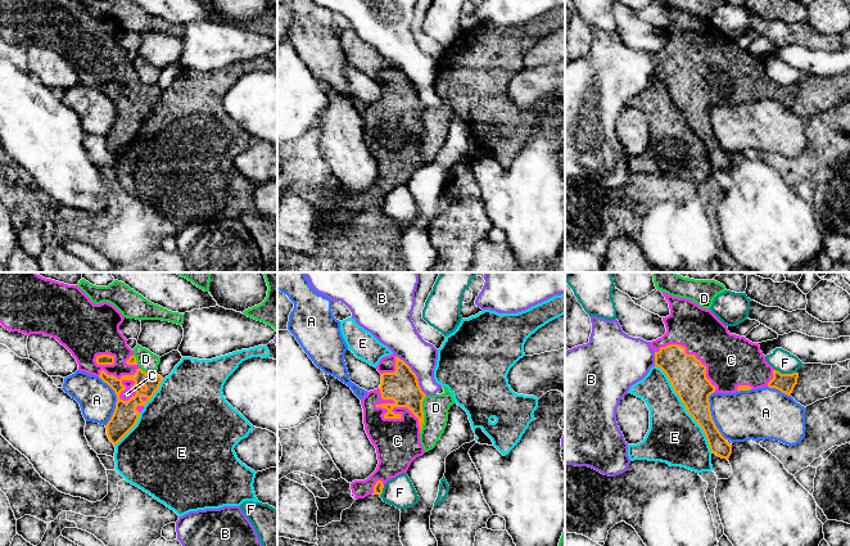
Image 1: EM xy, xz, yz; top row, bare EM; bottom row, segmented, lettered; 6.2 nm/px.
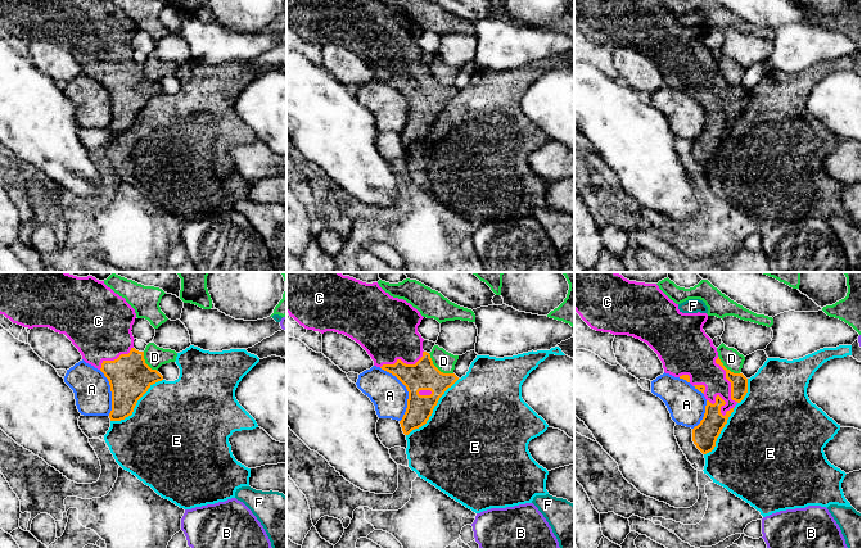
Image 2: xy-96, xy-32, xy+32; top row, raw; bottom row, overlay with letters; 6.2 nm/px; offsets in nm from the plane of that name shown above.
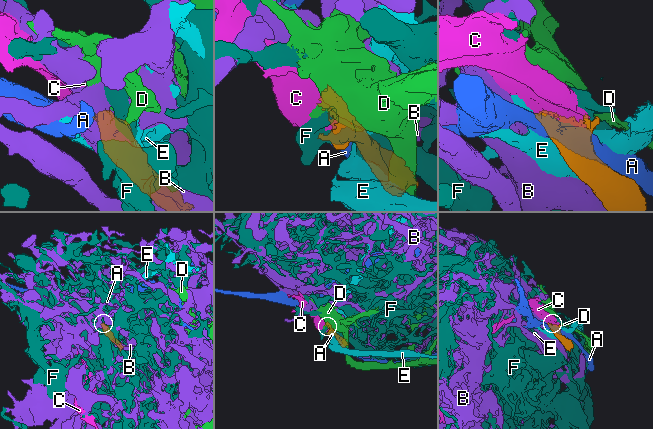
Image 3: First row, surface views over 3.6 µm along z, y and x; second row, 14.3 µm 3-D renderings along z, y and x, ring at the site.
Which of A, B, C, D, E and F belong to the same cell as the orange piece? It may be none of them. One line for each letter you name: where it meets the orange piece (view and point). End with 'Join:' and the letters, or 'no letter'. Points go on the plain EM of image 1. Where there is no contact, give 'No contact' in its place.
C: Touches orange at xz (394, 130)
Join: C

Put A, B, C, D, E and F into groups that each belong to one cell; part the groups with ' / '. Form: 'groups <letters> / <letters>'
groups A / B / C / D / E / F

